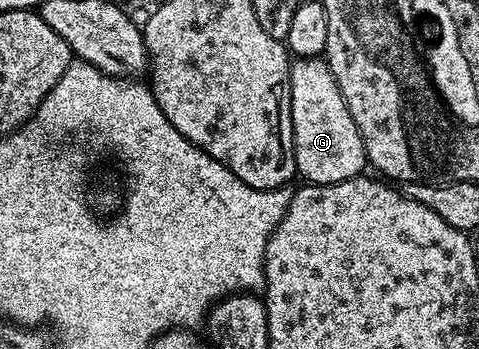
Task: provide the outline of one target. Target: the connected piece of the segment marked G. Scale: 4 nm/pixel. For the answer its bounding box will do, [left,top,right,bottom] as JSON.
[290,58,366,184]

